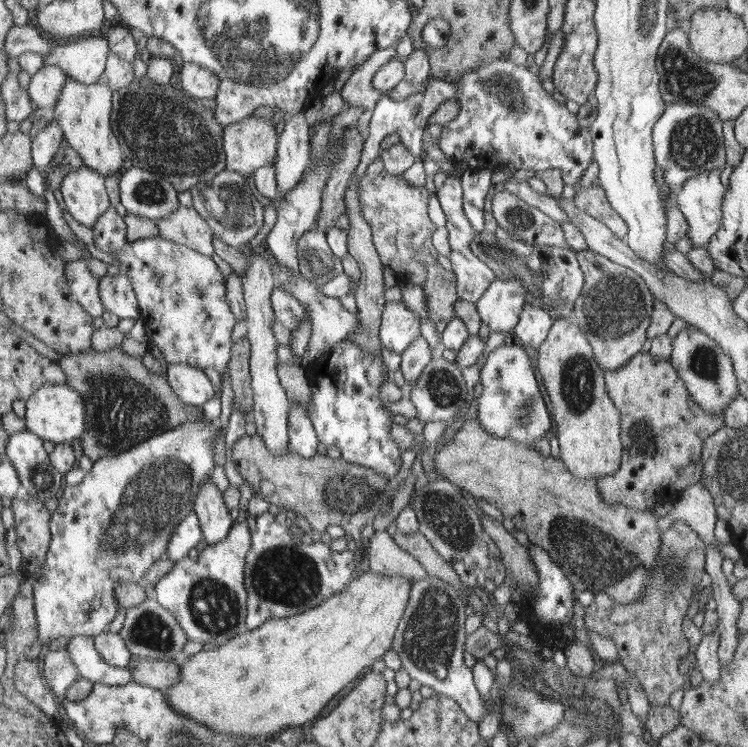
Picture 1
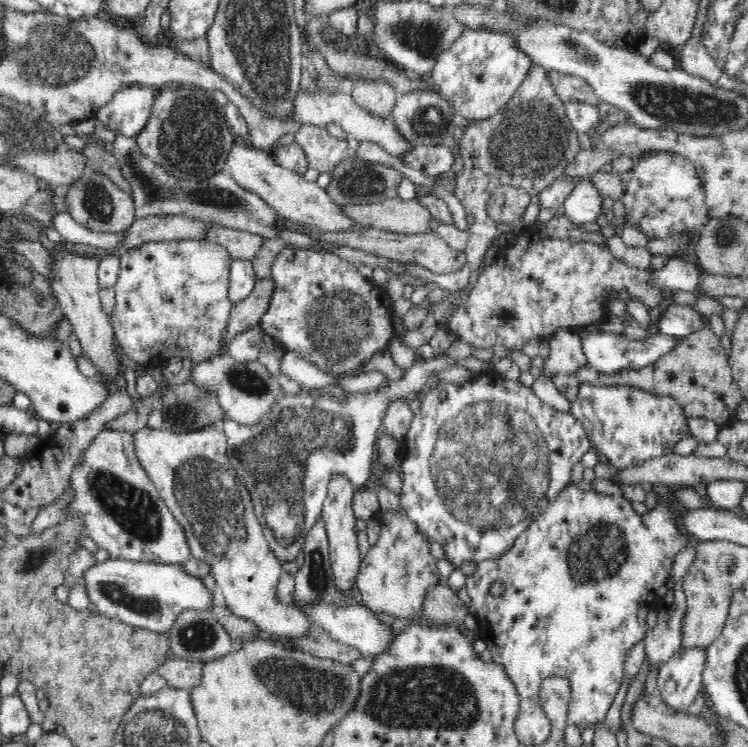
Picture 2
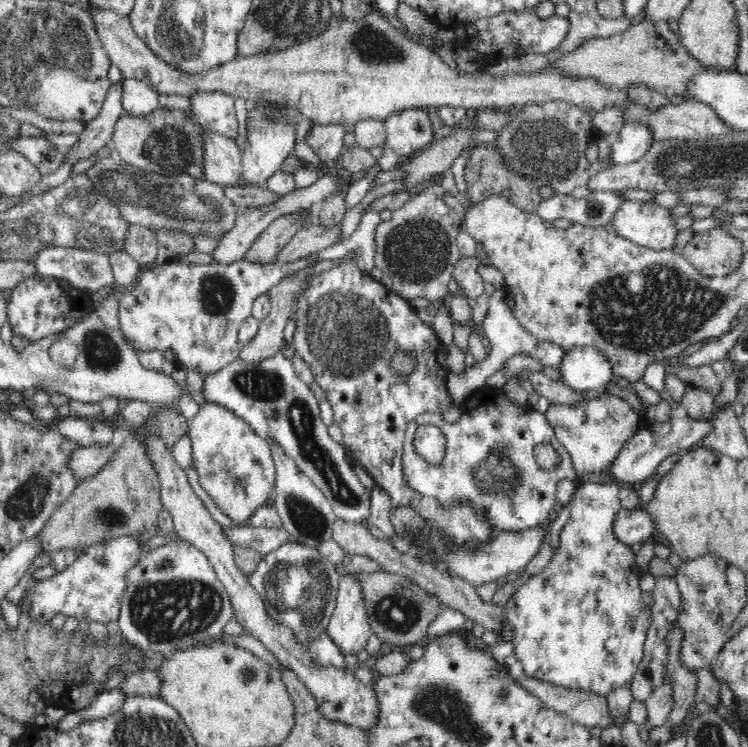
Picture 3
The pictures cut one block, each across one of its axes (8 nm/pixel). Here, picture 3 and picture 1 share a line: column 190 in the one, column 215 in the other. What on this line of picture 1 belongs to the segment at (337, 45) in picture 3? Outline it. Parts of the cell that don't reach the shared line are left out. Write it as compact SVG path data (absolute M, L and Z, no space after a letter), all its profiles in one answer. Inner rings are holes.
M181 63L180 78L183 91L195 99L214 99L218 95L219 77L211 69L196 63Z

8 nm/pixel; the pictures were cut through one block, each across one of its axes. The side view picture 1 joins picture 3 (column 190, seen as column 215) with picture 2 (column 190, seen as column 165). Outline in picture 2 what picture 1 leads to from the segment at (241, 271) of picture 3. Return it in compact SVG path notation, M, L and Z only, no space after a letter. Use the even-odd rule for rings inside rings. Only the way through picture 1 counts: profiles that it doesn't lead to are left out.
M204 239L142 241L133 249L122 250L118 257L121 268L113 287L115 306L110 318L113 333L129 359L138 365L149 365L171 357L190 357L198 364L220 356L222 336L233 306L228 300L232 258L222 245Z

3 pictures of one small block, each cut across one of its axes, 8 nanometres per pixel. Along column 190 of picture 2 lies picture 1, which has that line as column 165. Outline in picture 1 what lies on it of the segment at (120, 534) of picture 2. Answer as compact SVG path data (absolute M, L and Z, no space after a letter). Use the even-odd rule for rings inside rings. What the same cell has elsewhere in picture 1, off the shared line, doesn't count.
M192 511L173 530L167 554L163 558L173 560L174 562L186 557L186 554L198 546L198 542L202 540L202 526L199 524L199 517Z

